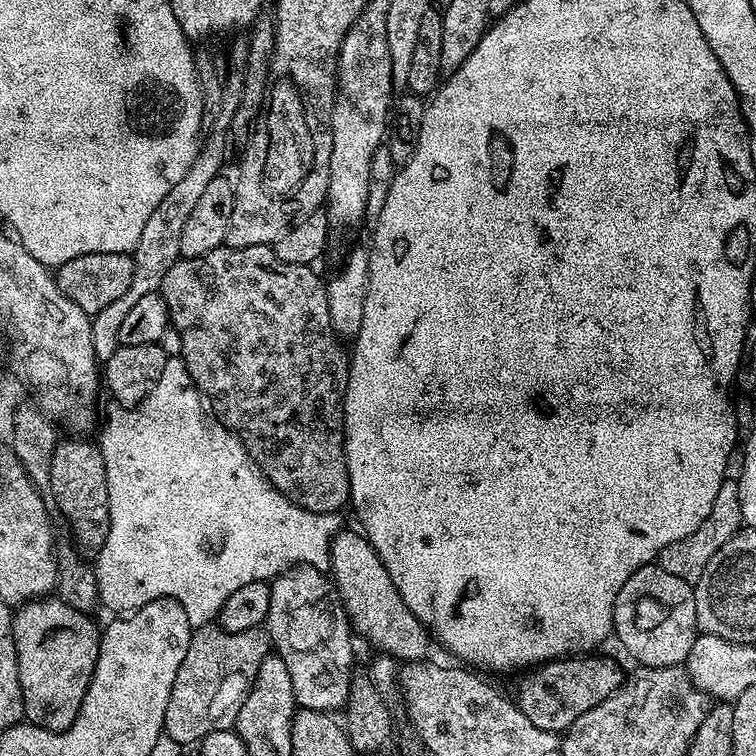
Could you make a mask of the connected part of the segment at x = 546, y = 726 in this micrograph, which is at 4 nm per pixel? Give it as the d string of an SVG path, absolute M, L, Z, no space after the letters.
M588 654L583 658L550 660L548 663L533 667L521 675L524 677L521 678L520 685L516 688L514 703L534 726L538 726L542 730L564 734L567 728L571 729L576 725L582 714L593 709L594 706L598 706L600 702L605 702L606 698L610 698L612 694L618 691L620 685L625 681L625 670L623 671L614 661L607 660L604 656L592 655L596 654Z

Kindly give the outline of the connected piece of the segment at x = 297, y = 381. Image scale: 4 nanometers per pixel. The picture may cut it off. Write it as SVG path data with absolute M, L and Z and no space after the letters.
M267 244L246 246L245 248L229 248L221 246L202 258L183 258L176 260L170 270L166 270L166 278L160 287L160 295L164 297L168 307L168 318L171 327L175 328L182 338L181 358L186 362L186 370L197 388L204 393L216 417L225 424L244 443L250 458L260 473L281 492L287 500L293 500L311 512L341 511L343 504L350 500L348 486L348 467L344 457L344 391L348 388L348 370L350 356L337 336L334 326L330 326L330 306L325 281L320 281L315 267L307 264L291 264L282 262L276 257L275 247Z

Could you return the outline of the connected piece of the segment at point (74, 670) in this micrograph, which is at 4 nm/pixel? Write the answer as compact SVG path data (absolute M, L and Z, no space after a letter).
M41 598L30 600L17 607L12 618L12 637L18 658L18 678L22 686L24 699L23 719L29 724L37 724L51 732L64 732L78 718L85 694L92 685L94 666L100 653L101 629L96 628L93 617L87 612L80 612L67 601L59 598Z

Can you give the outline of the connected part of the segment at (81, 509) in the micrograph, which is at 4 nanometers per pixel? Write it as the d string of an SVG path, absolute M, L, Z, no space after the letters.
M88 438L61 439L56 445L50 466L50 486L52 500L60 507L68 524L80 535L81 549L99 550L104 545L108 533L108 483L106 466L99 447Z

